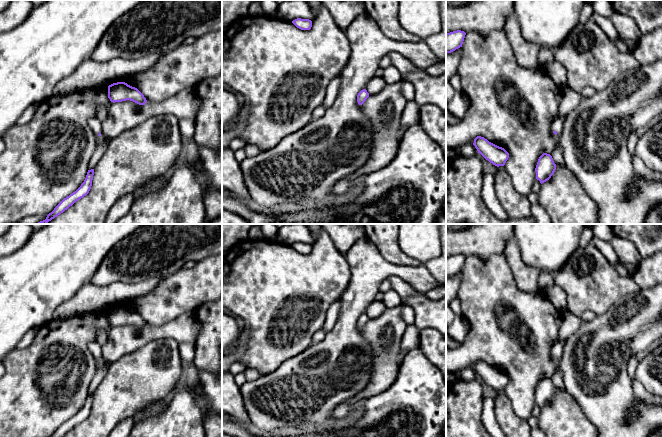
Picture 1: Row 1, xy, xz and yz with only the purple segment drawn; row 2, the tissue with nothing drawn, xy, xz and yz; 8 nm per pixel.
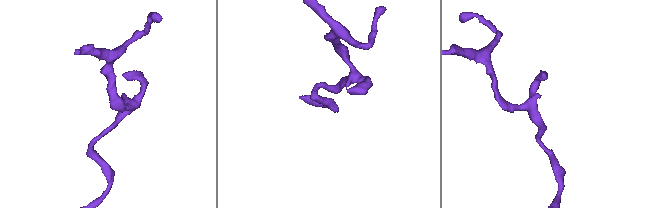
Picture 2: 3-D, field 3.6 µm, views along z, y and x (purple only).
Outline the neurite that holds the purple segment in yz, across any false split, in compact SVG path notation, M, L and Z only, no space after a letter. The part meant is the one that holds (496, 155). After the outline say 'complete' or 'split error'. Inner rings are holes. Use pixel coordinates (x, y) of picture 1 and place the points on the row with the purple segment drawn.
M481 136L474 139L473 145L486 160L499 167L504 166L509 158L509 153L502 147L499 147Z; complete

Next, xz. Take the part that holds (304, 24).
M297 18L292 23L301 30L310 30L312 27L312 21L309 19Z; complete

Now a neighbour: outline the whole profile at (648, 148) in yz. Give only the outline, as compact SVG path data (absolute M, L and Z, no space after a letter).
M662 120L635 143L634 153L649 169L662 173Z

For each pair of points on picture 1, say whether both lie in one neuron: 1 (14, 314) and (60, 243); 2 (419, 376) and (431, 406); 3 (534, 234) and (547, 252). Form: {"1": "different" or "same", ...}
{"1": "same", "2": "same", "3": "same"}

